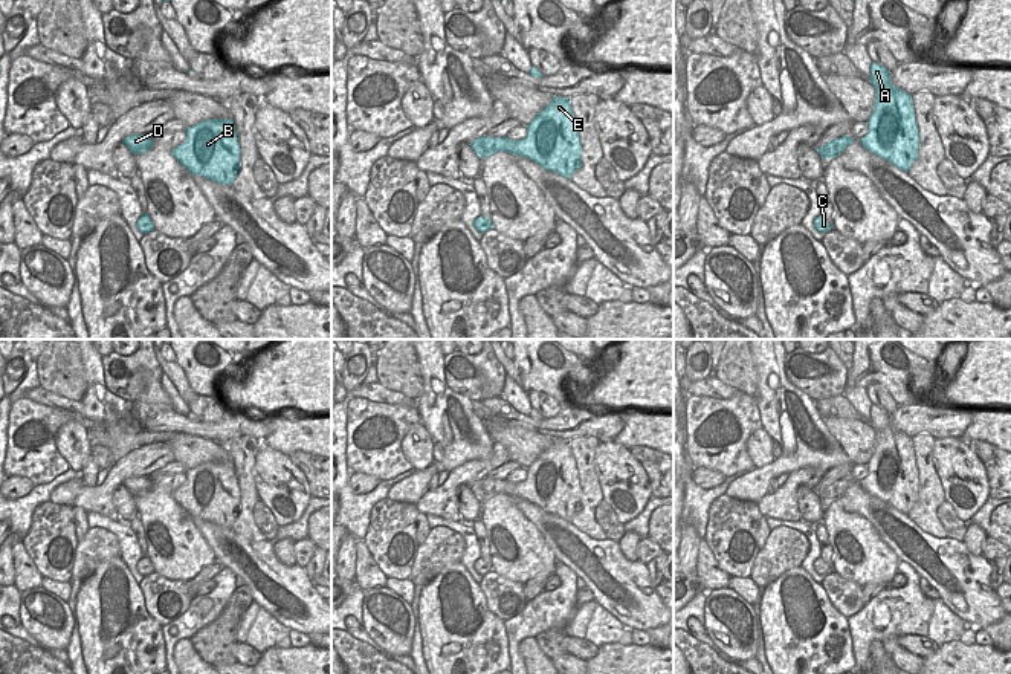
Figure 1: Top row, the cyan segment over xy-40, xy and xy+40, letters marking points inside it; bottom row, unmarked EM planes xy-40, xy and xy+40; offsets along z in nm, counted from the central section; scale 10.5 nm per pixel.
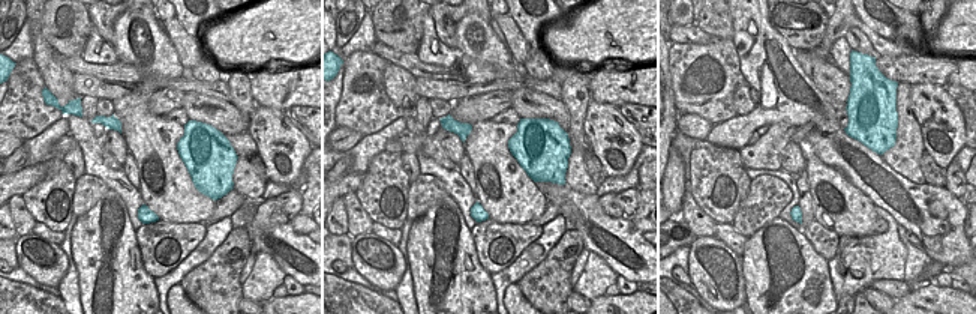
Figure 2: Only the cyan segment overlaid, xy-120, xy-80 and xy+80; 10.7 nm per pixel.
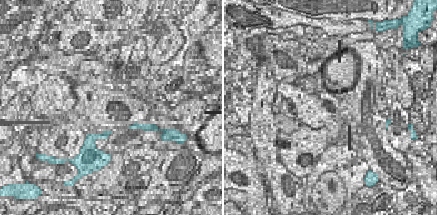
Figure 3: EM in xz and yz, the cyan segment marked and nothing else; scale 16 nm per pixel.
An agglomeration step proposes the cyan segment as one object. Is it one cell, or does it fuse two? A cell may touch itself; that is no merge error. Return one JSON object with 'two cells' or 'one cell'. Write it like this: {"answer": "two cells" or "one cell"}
{"answer": "one cell"}

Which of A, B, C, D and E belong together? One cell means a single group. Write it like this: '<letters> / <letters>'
A B C D E

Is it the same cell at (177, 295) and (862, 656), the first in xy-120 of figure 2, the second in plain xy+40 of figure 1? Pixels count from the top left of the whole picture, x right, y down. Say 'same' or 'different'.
different

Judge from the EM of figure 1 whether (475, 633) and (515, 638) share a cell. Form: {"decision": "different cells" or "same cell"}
{"decision": "different cells"}

